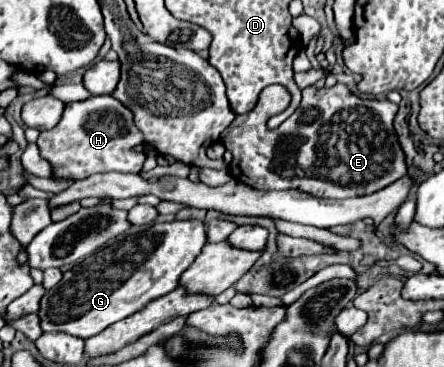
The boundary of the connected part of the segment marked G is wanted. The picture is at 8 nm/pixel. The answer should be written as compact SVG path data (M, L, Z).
M199 220L155 222L149 230L127 234L63 272L63 280L41 298L39 318L43 332L65 332L91 338L107 326L141 312L149 302L177 288L179 276L193 264L205 246L205 226Z

